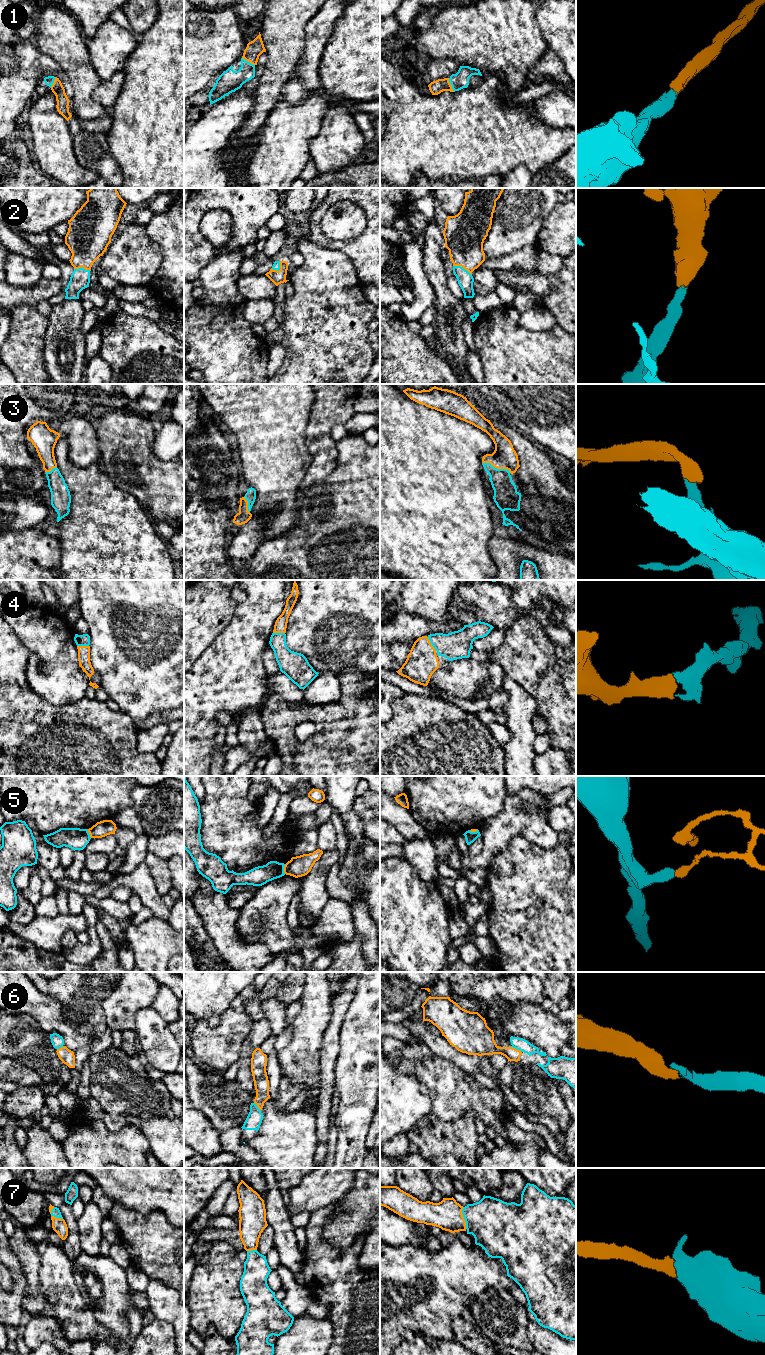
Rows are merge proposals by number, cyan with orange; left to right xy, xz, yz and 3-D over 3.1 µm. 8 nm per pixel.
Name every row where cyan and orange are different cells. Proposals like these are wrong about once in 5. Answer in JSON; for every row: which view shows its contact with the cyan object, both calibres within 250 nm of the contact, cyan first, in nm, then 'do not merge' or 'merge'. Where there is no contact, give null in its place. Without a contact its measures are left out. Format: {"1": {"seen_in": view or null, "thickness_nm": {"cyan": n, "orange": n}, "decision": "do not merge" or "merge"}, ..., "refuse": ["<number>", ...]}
{"1": {"seen_in": "yz", "thickness_nm": {"cyan": 140, "orange": 110}, "decision": "merge"}, "2": {"seen_in": "yz", "thickness_nm": {"cyan": 130, "orange": 320}, "decision": "merge"}, "3": {"seen_in": "yz", "thickness_nm": {"cyan": 200, "orange": 190}, "decision": "merge"}, "4": {"seen_in": "yz", "thickness_nm": {"cyan": 220, "orange": 260}, "decision": "merge"}, "5": {"seen_in": "xz", "thickness_nm": {"cyan": 160, "orange": 170}, "decision": "do not merge"}, "6": {"seen_in": "yz", "thickness_nm": {"cyan": 100, "orange": 140}, "decision": "merge"}, "7": {"seen_in": "yz", "thickness_nm": {"cyan": 380, "orange": 240}, "decision": "merge"}, "refuse": ["5"]}

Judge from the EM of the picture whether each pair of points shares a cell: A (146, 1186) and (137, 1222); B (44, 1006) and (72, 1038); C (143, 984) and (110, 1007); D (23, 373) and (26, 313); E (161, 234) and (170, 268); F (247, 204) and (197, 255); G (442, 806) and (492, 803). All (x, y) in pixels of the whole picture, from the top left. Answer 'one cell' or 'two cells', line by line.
A: two cells
B: one cell
C: one cell
D: one cell
E: one cell
F: one cell
G: one cell

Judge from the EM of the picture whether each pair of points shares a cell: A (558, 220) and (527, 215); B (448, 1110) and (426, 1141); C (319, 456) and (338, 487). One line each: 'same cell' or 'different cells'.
A: different cells
B: different cells
C: different cells

